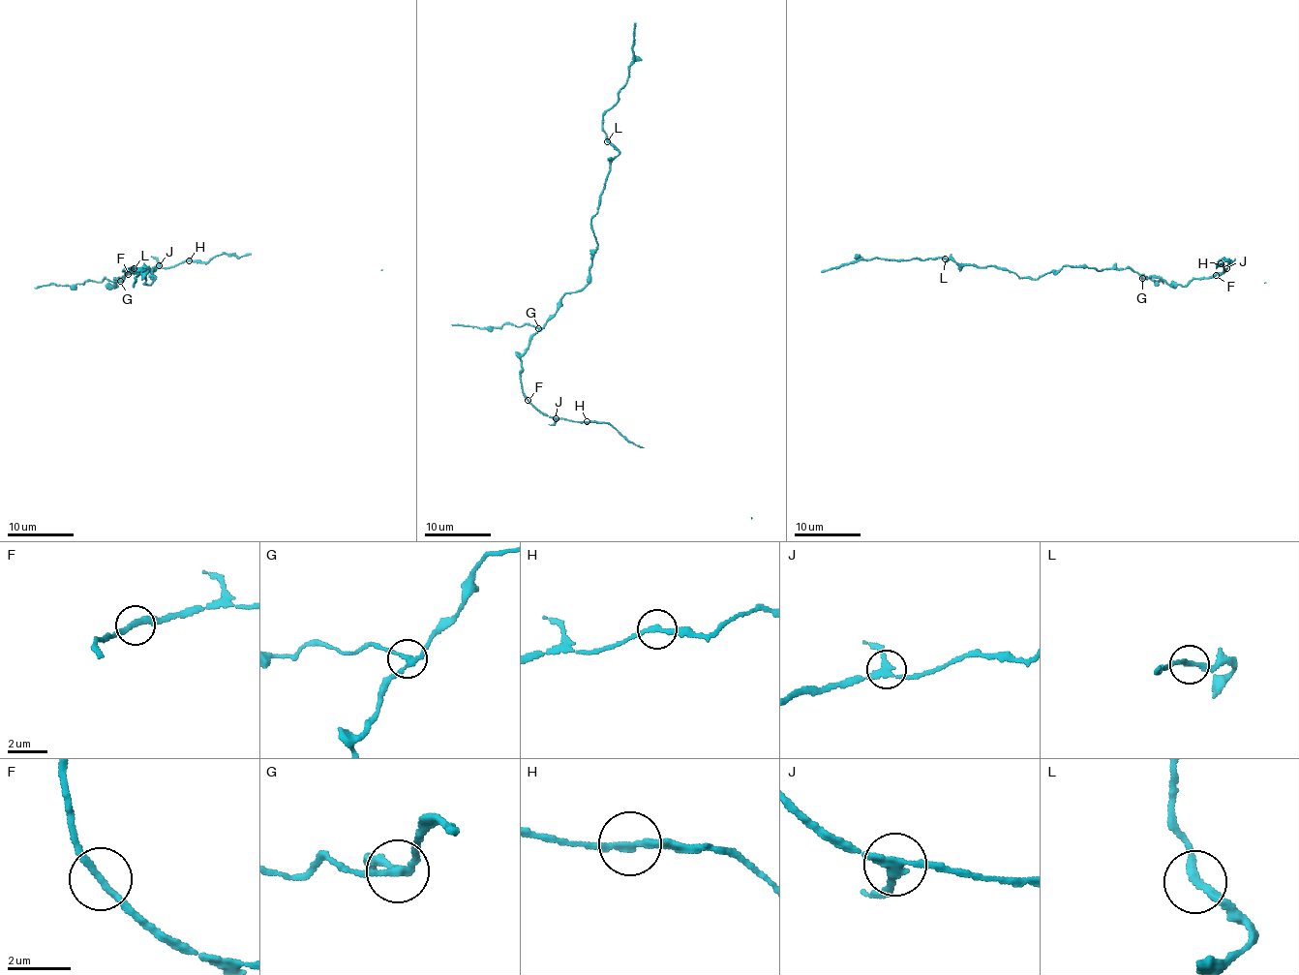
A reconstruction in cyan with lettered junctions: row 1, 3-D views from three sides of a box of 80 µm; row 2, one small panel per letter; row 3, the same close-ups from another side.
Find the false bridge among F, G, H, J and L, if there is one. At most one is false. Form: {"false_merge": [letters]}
{"false_merge": ["G"]}

